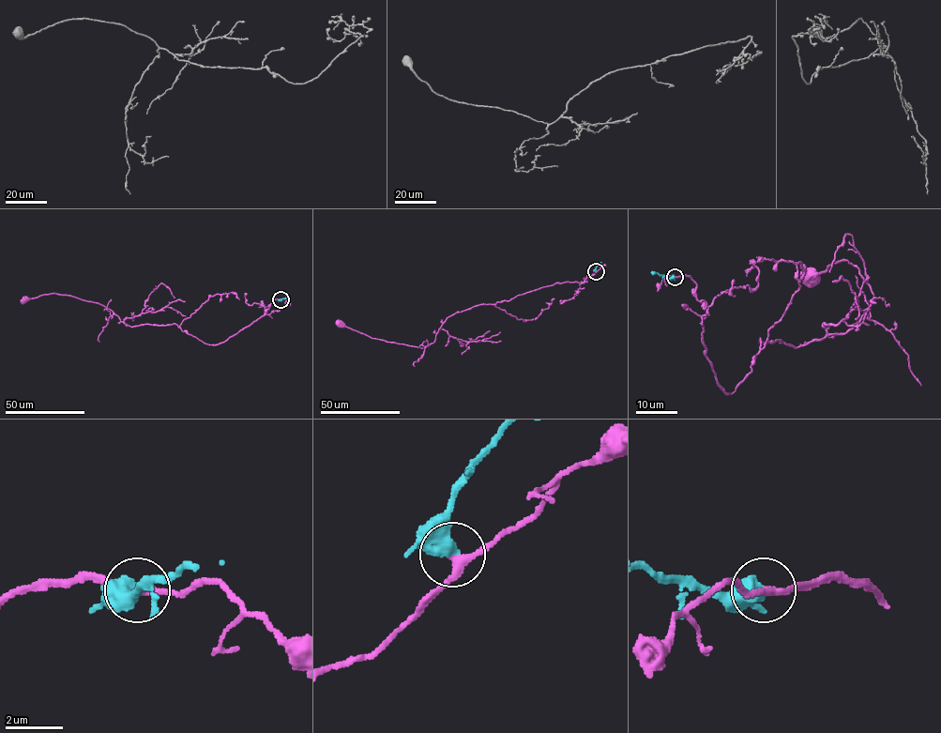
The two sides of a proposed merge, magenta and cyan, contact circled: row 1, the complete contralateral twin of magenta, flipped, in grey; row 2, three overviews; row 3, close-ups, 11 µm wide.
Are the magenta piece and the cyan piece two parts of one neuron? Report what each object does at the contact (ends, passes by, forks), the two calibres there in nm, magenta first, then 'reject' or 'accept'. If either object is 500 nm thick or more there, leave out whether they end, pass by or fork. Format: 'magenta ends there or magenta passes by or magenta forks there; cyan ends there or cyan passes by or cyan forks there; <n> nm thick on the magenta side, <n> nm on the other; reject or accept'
240 nm thick on the magenta side, 650 nm on the other; accept

